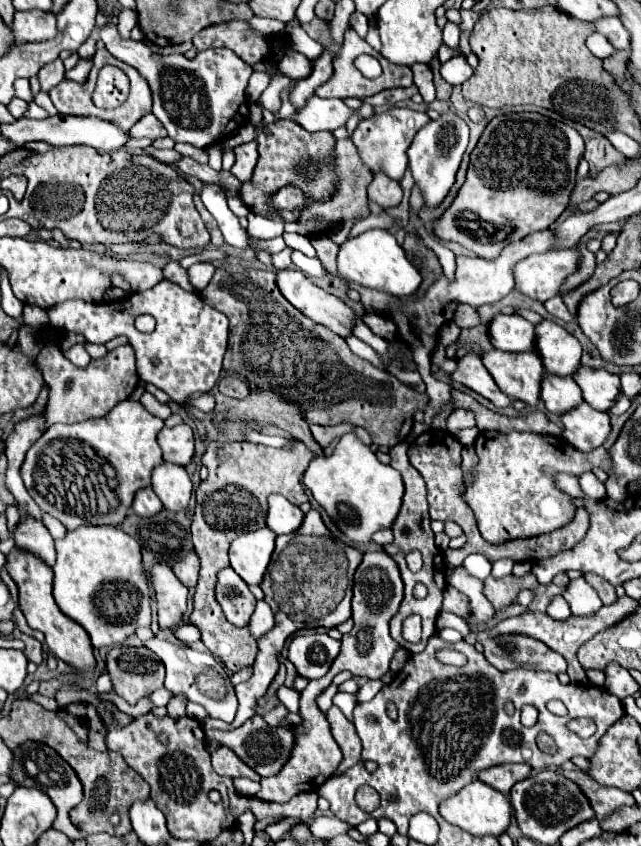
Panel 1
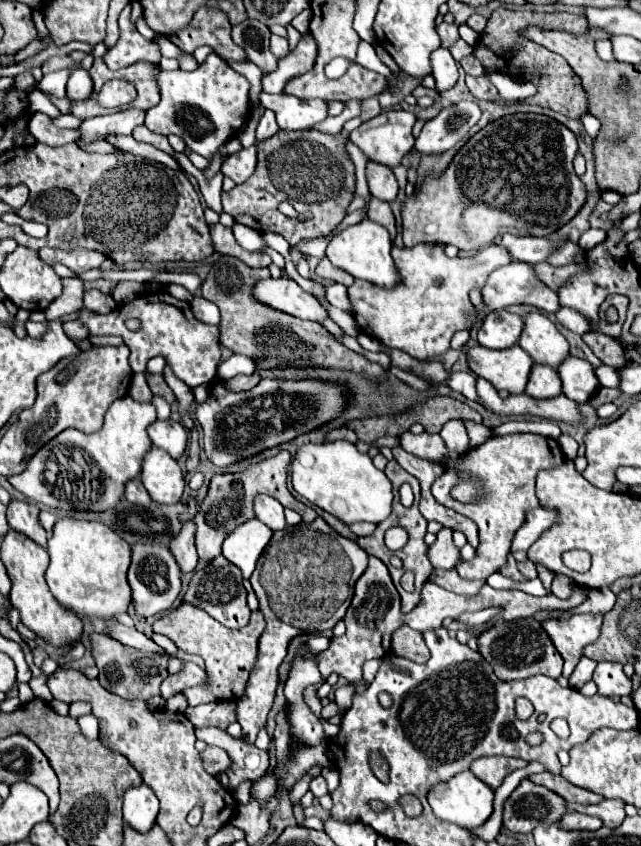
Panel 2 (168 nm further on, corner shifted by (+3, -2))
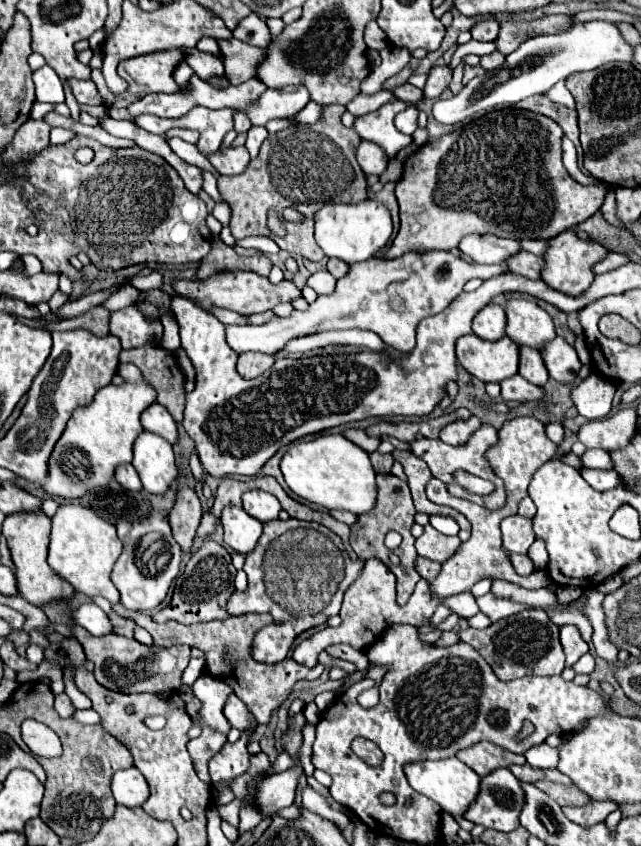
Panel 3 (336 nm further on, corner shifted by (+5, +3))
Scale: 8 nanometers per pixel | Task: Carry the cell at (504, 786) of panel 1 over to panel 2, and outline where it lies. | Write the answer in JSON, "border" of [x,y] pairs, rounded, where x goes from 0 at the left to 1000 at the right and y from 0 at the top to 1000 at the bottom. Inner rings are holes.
{"border":[[[752,895],[733,904],[733,911],[752,921],[764,933],[777,933],[786,918],[805,909],[821,907],[817,897],[796,897],[796,895]]]}

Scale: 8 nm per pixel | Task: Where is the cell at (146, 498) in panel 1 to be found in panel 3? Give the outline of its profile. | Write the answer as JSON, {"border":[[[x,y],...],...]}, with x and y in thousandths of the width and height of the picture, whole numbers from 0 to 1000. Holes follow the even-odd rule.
{"border":[[[190,548],[178,556],[178,565],[197,577],[197,579],[209,579],[209,582],[218,582],[222,579],[222,570],[209,556],[206,548]]]}

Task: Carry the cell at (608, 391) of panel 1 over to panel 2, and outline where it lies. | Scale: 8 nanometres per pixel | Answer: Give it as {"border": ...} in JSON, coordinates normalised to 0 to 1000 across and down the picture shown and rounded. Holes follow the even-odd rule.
{"border":[[[886,422],[871,434],[871,443],[877,448],[877,465],[899,476],[917,476],[936,460],[927,434],[902,422]]]}

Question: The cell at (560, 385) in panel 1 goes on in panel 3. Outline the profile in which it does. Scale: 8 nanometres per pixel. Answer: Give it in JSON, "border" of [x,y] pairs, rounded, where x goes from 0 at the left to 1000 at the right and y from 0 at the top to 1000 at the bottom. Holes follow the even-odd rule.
{"border":[[[811,409],[811,430],[808,430],[808,442],[817,444],[824,452],[836,456],[849,456],[855,449],[855,437],[846,428],[846,421],[839,414],[827,414],[821,409]]]}

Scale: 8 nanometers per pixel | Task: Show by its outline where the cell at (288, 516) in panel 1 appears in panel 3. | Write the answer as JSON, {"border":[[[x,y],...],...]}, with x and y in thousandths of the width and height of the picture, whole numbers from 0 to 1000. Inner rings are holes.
{"border":[[[387,579],[378,584],[378,600],[384,605],[390,605],[396,612],[402,612],[406,617],[421,617],[434,612],[437,593],[431,586],[409,582],[409,579]]]}

